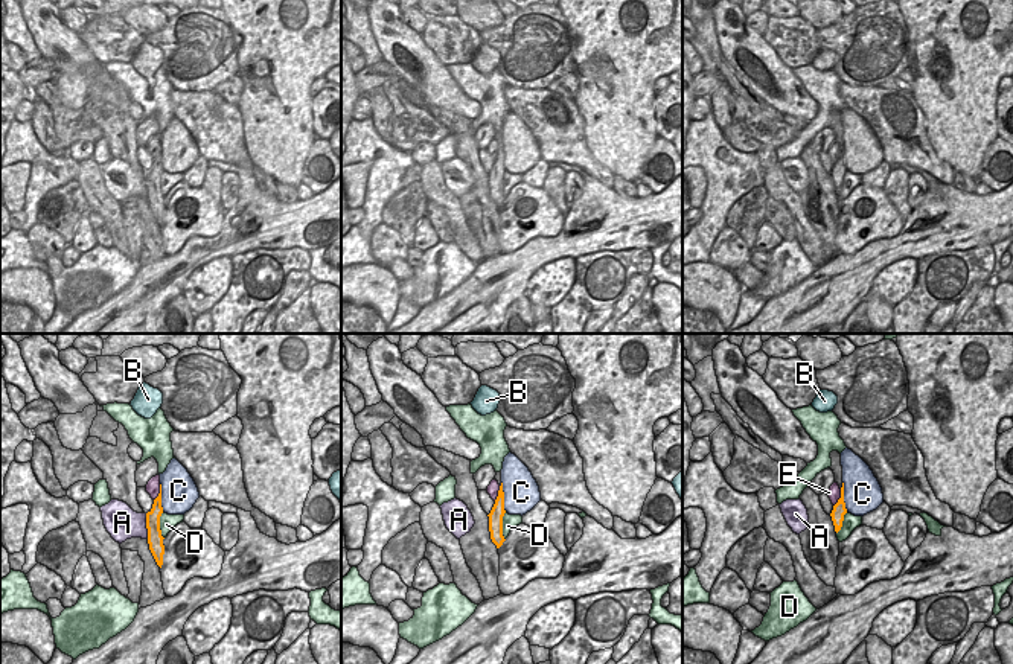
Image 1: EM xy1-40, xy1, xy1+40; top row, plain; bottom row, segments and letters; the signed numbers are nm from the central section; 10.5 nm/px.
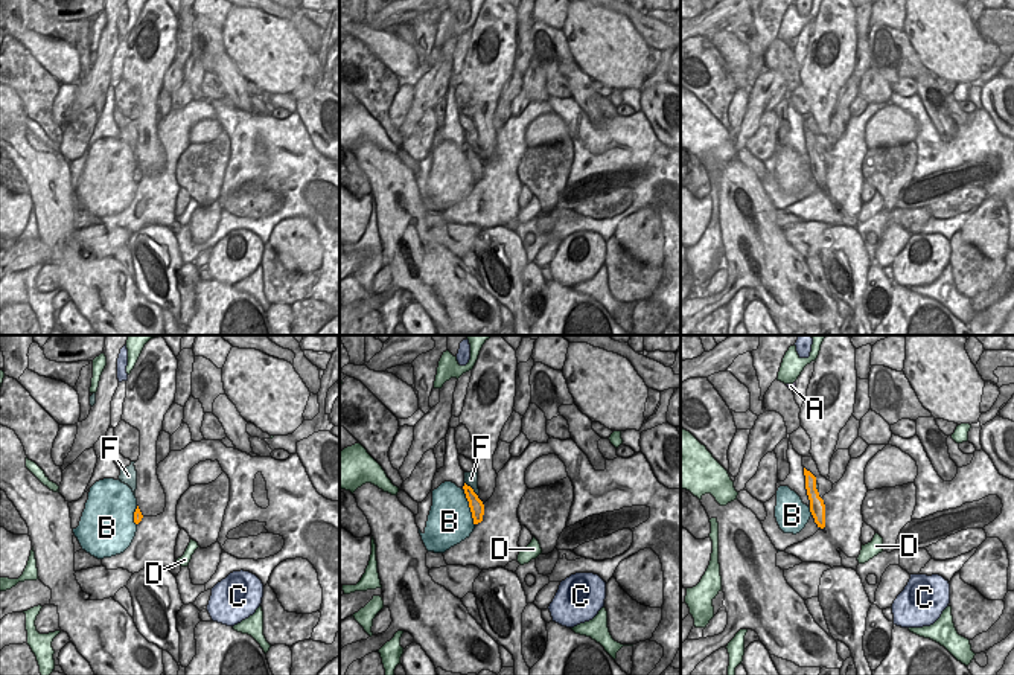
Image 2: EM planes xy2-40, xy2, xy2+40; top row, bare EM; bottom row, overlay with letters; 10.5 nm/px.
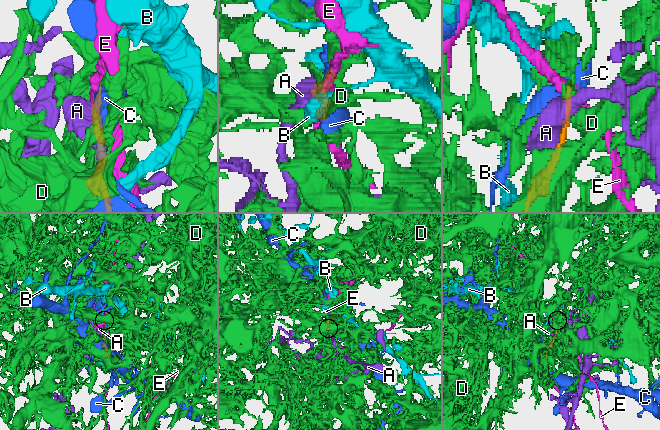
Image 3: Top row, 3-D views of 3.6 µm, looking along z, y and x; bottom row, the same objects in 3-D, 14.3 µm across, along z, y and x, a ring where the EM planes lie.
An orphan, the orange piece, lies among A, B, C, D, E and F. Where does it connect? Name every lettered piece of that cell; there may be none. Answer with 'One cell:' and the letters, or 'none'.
One cell: none

